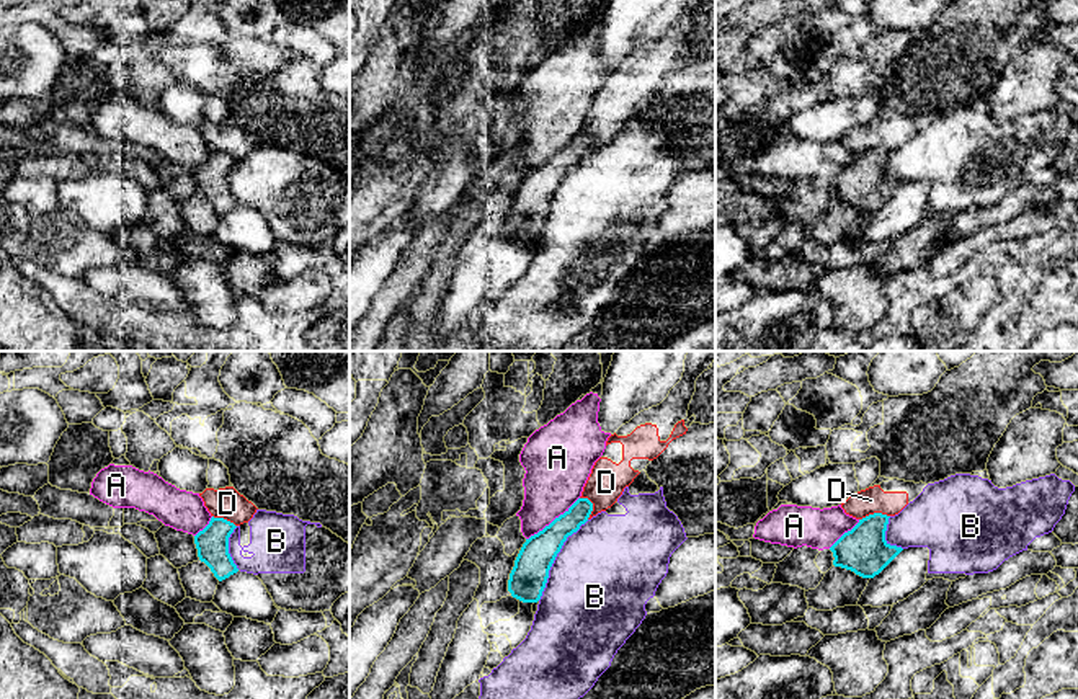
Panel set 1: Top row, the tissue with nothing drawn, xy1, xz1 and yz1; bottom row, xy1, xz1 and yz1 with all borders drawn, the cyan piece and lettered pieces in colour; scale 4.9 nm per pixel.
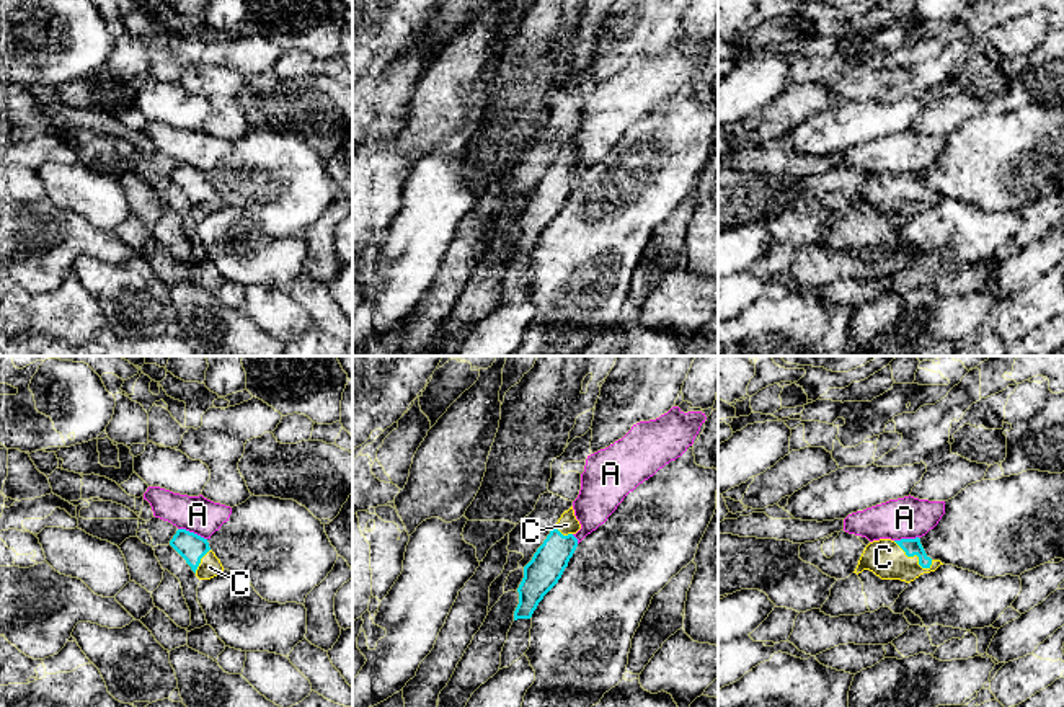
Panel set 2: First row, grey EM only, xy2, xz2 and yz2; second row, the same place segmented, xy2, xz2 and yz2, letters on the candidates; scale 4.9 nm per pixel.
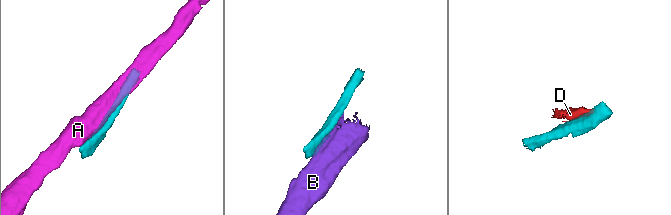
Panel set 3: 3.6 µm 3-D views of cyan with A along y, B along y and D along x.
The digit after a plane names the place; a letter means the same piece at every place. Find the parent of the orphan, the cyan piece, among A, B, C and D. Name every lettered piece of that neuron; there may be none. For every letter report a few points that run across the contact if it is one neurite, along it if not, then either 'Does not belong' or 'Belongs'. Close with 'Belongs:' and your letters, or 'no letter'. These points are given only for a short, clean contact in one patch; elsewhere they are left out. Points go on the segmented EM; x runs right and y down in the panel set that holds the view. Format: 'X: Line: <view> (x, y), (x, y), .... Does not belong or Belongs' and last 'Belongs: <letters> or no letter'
A: Does not belong
B: Does not belong
C: Line: yz2 (913, 547), (914, 554), (883, 557). Belongs
D: Line: yz1 (889, 515), (869, 513), (859, 520). Does not belong
Belongs: C

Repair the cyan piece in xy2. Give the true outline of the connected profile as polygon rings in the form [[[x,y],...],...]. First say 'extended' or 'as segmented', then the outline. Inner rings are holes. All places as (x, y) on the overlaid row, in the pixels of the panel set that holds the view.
extended; [[[178,529],[170,545],[186,560],[199,580],[211,580],[224,571],[220,560],[211,550],[207,539]]]

